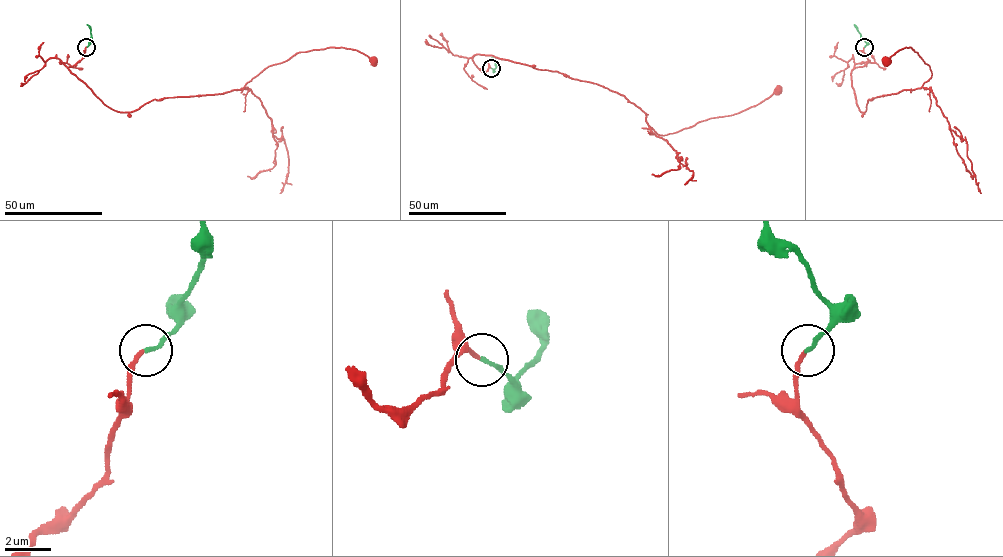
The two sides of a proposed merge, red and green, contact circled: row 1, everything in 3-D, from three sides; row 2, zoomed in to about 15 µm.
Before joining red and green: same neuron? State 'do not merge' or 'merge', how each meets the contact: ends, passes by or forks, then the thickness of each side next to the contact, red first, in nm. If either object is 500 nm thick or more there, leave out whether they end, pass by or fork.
merge; red ends; green ends; calibres 160 and 170 nm

